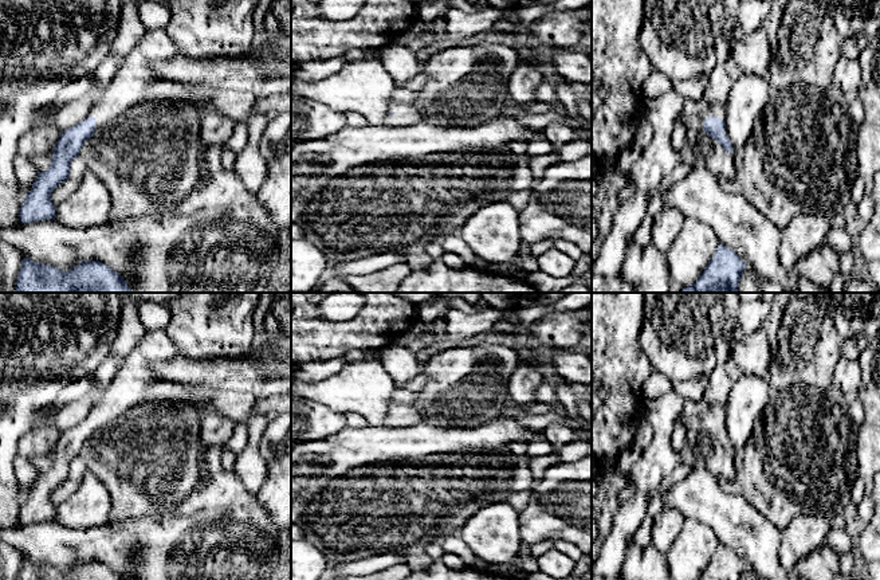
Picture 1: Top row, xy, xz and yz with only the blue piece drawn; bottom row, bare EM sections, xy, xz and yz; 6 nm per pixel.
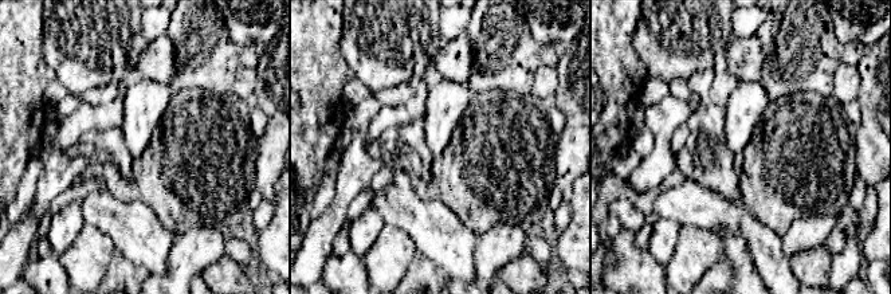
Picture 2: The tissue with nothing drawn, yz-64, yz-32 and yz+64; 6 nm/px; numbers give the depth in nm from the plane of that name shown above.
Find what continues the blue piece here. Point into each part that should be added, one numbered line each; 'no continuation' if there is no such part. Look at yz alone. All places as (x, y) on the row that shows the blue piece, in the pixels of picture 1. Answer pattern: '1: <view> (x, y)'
1: yz (717, 110)

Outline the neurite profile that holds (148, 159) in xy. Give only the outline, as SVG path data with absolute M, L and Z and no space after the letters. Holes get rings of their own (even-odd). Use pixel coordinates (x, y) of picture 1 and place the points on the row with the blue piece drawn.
M140 102L89 138L79 157L111 196L109 220L158 215L199 183L203 111L190 103Z

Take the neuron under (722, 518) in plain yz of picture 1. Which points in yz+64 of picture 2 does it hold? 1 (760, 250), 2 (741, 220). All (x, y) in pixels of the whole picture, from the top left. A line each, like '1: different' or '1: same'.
1: same
2: same

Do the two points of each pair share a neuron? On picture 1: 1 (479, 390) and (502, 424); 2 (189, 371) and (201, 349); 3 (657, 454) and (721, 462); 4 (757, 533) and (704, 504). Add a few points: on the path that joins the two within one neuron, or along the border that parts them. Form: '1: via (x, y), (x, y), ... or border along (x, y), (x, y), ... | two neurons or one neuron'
1: border along (501, 414), (487, 420), (466, 423) | two neurons
2: border along (179, 352), (195, 359), (227, 357) | two neurons
3: border along (679, 453), (683, 461) | two neurons
4: via (743, 529), (730, 516), (718, 509) | one neuron

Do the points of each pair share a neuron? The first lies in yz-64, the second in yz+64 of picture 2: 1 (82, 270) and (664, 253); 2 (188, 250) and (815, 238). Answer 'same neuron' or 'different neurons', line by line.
1: different neurons
2: same neuron

